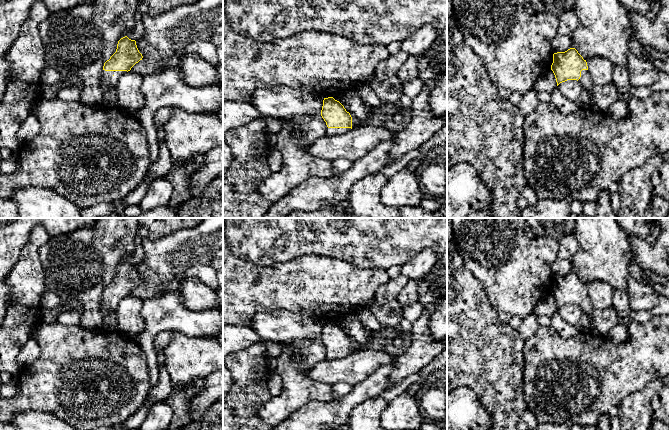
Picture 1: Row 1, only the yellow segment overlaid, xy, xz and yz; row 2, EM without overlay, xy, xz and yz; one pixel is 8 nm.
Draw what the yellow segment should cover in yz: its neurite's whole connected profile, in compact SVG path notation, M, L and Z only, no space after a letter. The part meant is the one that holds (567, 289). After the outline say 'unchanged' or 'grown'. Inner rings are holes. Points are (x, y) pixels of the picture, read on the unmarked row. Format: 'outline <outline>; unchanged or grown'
outline M575 272L554 277L551 294L555 299L557 310L567 304L577 304L584 314L591 317L594 328L602 336L606 337L619 323L617 312L612 306L603 310L594 308L589 298L586 284Z; grown

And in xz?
outline M333 321L324 322L321 340L326 346L325 360L337 360L352 353L352 341Z; grown

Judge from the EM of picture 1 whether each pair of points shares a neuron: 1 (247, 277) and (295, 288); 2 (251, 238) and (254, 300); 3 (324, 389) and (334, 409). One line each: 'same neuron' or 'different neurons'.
1: same neuron
2: different neurons
3: different neurons

